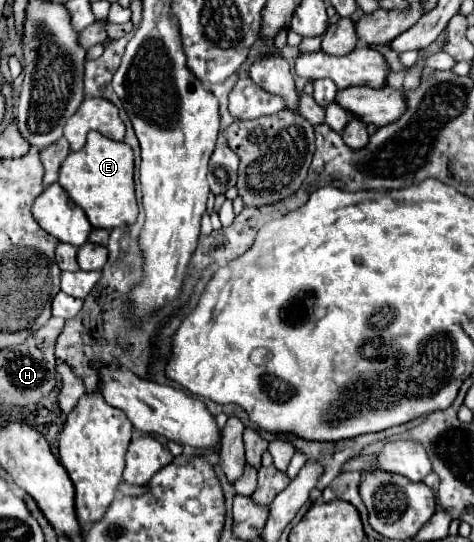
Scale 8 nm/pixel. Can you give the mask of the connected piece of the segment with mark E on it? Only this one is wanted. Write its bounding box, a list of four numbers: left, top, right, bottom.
[59,131,137,229]

